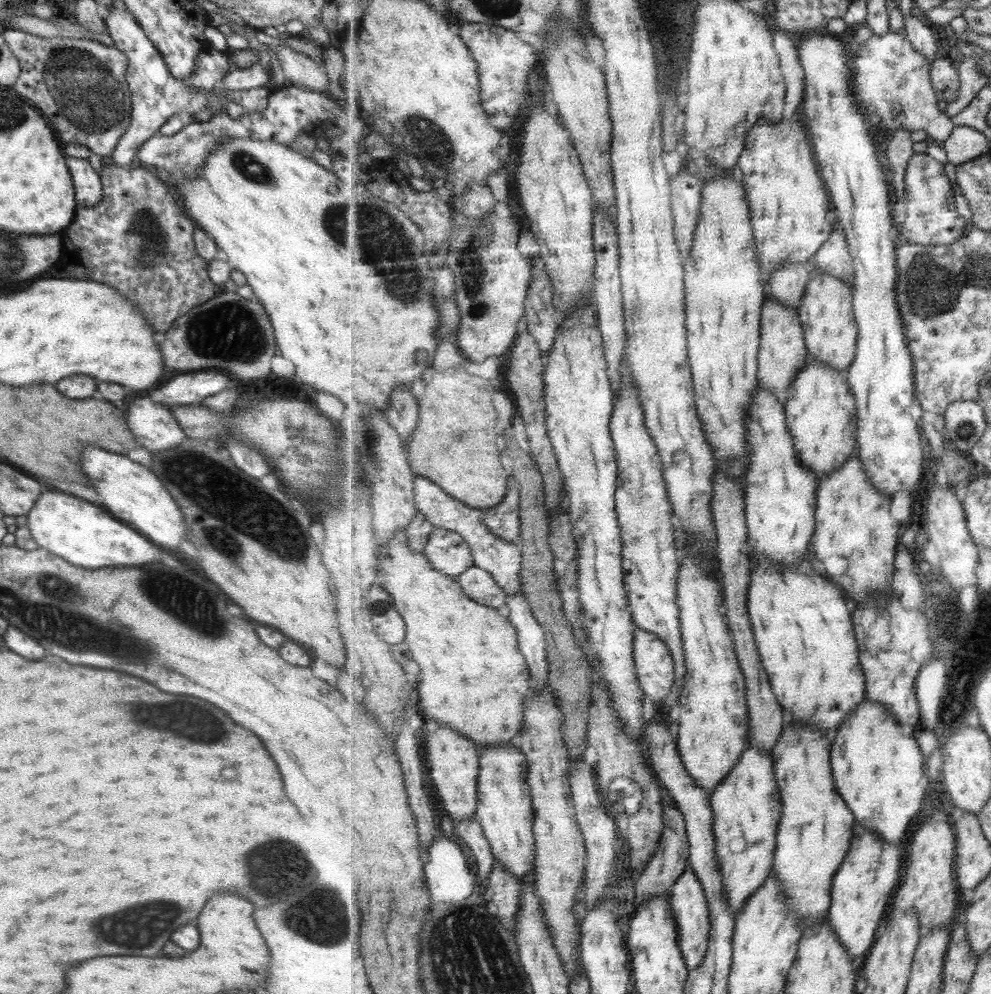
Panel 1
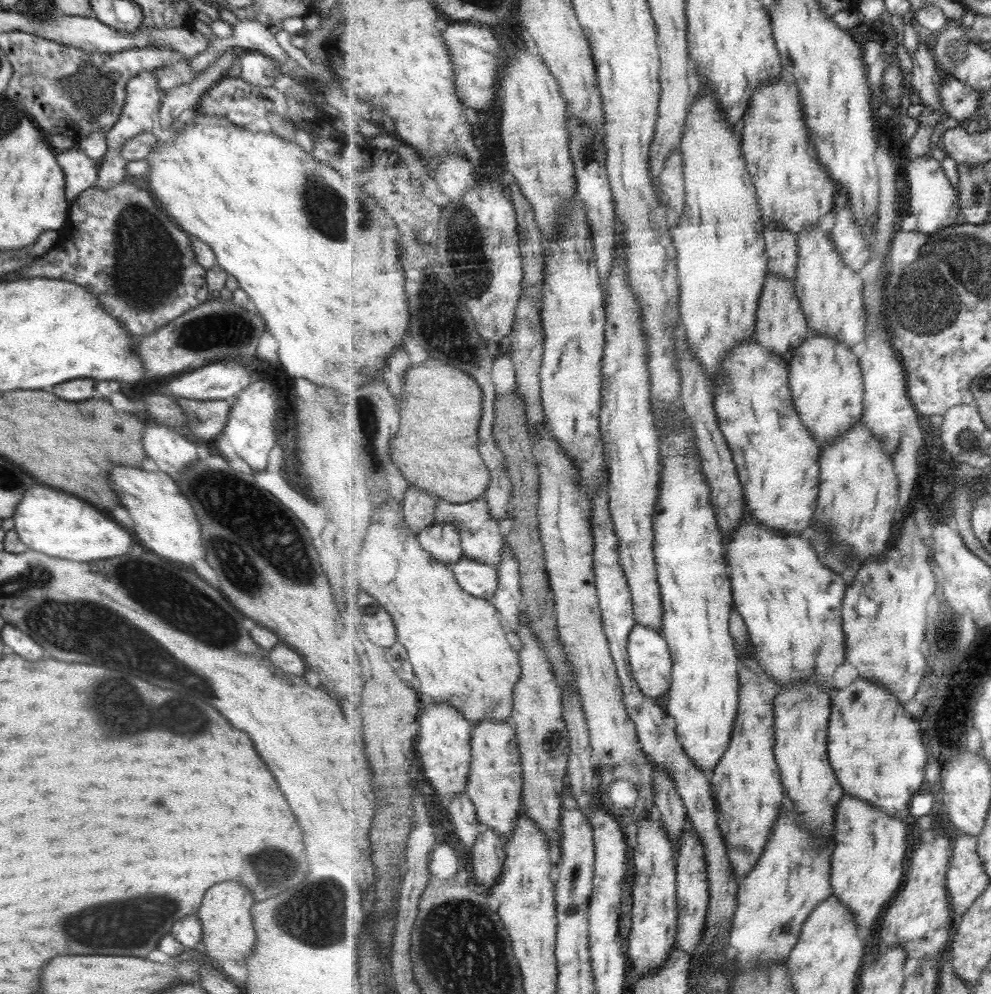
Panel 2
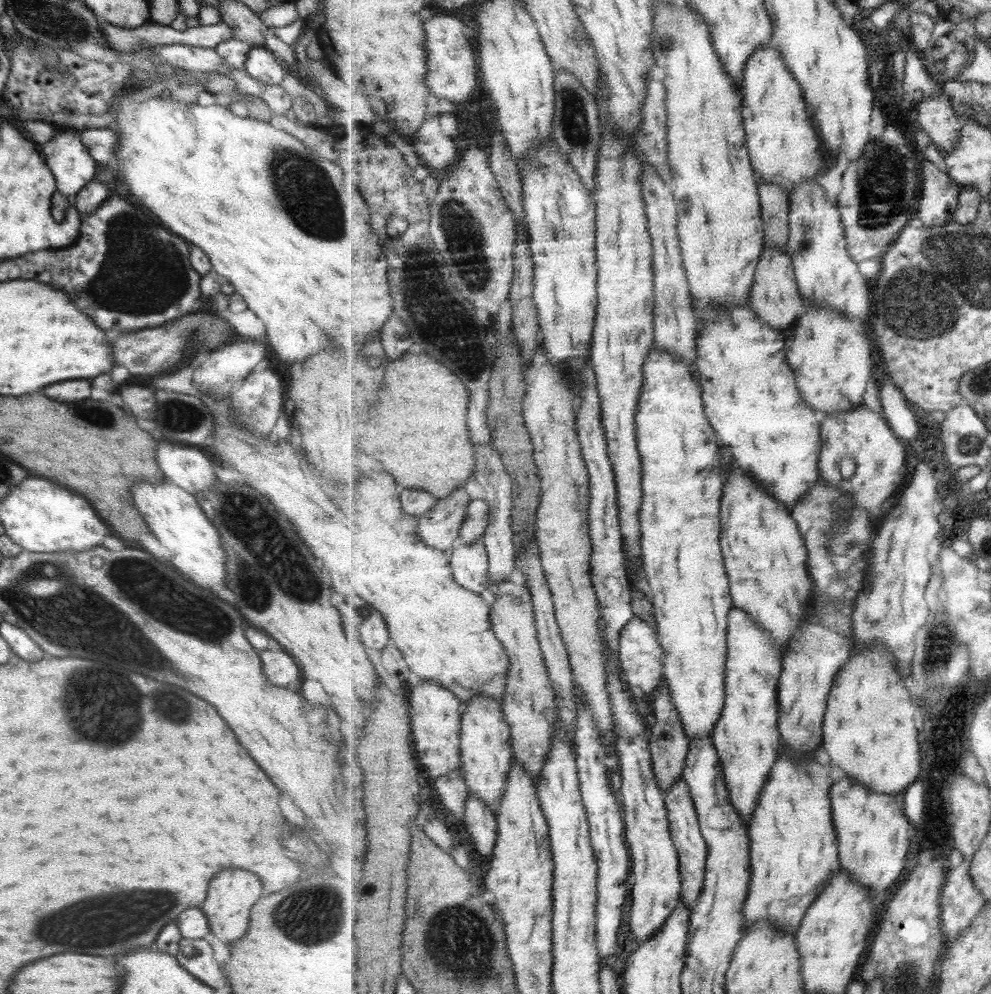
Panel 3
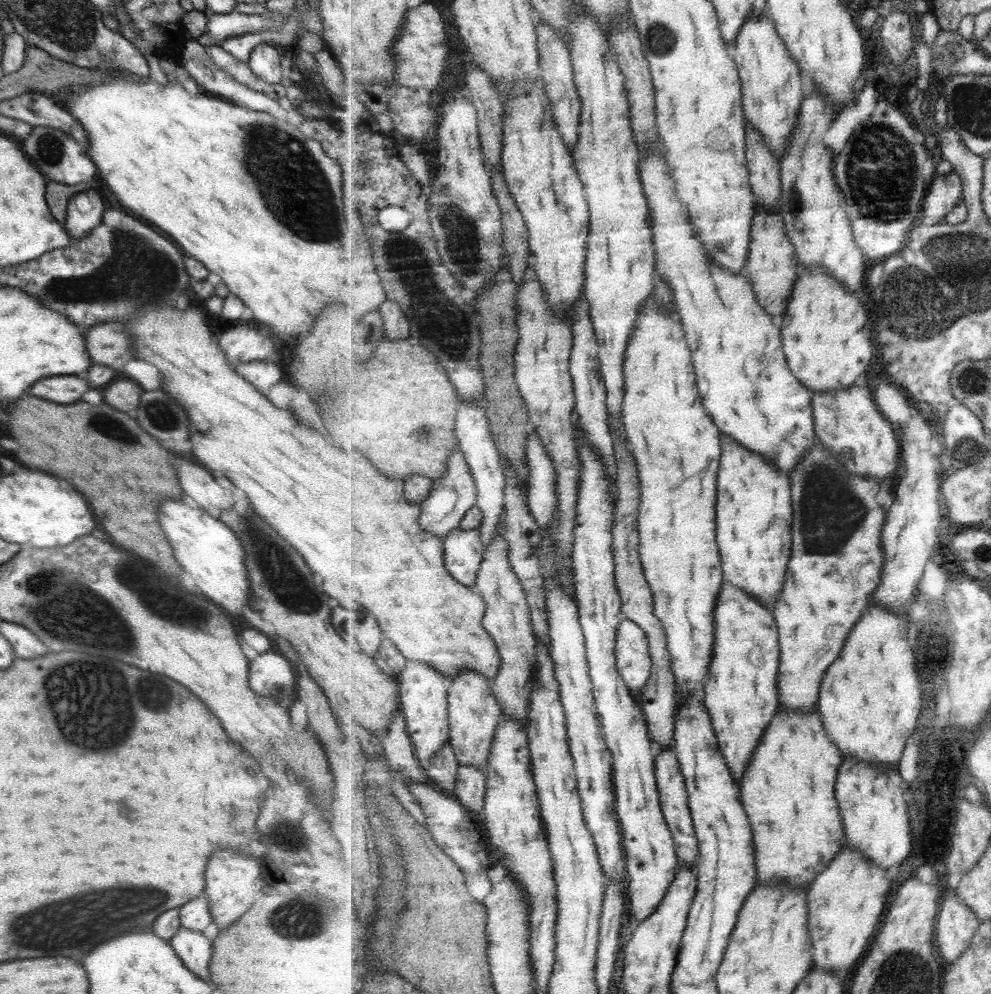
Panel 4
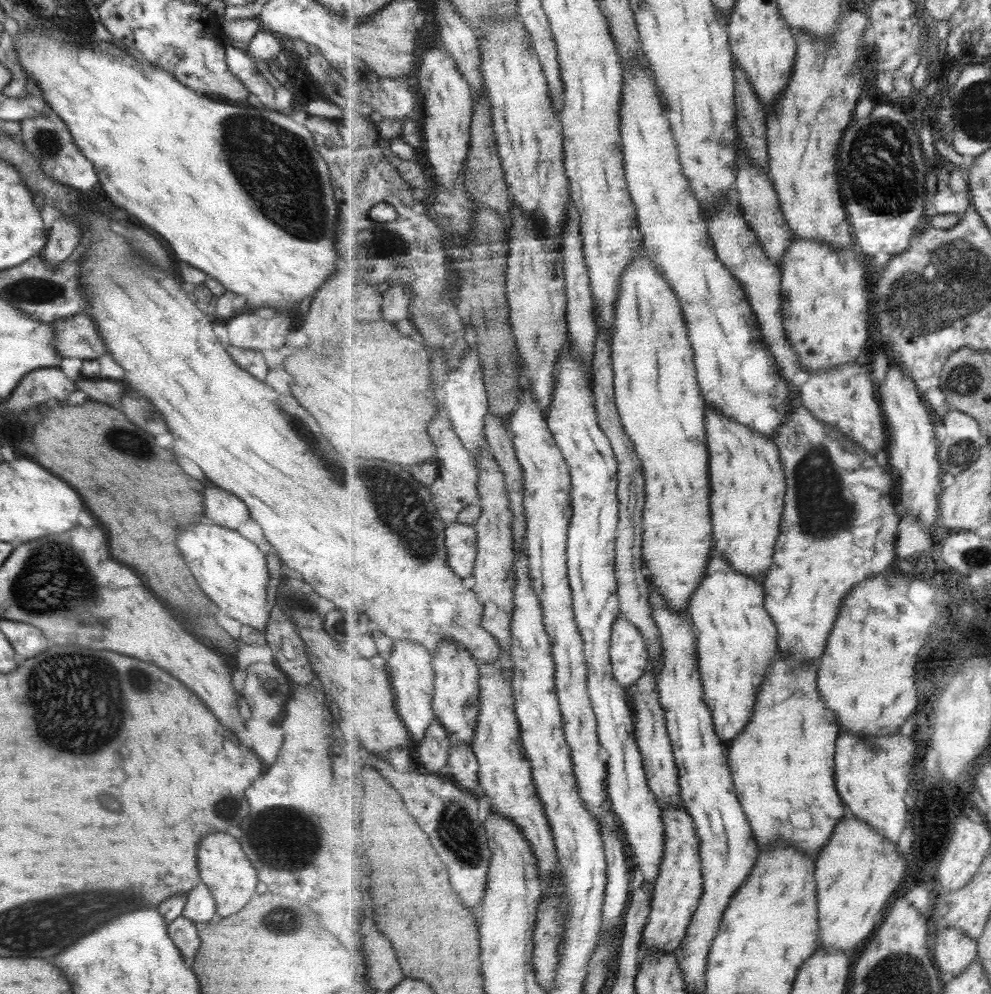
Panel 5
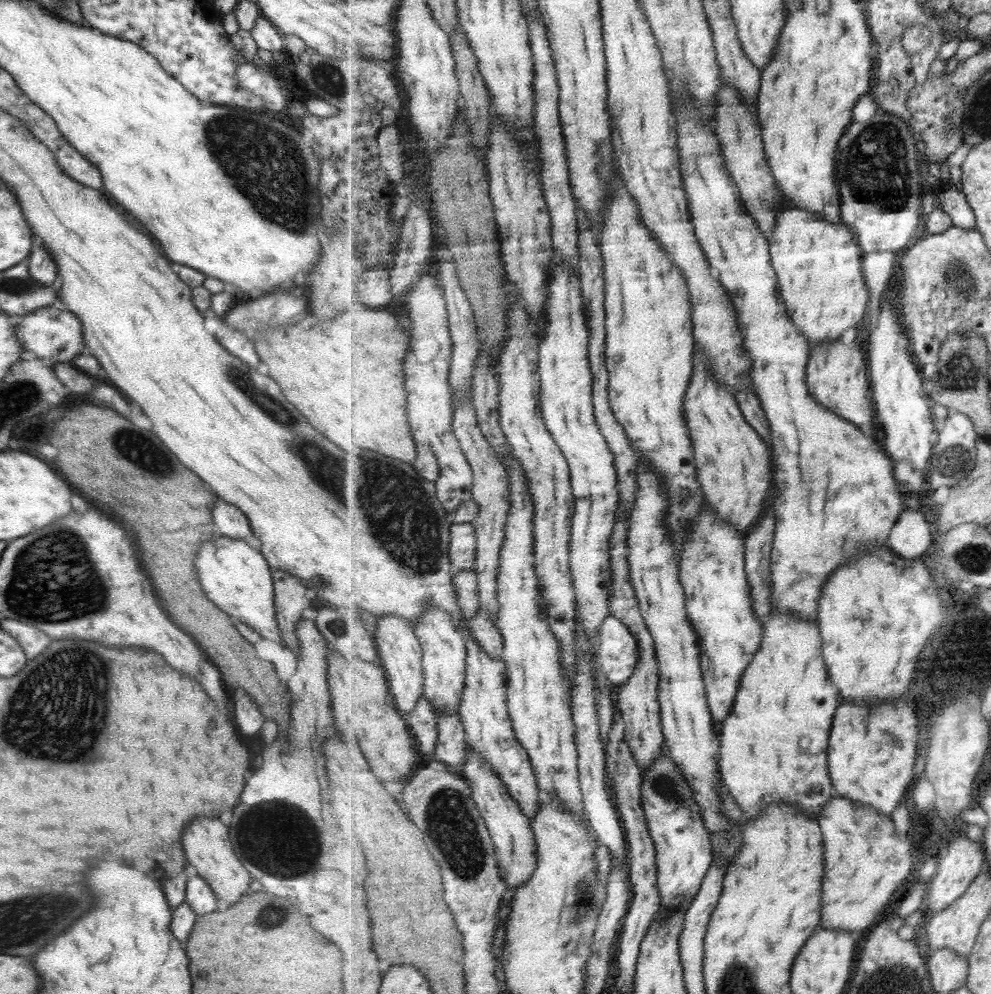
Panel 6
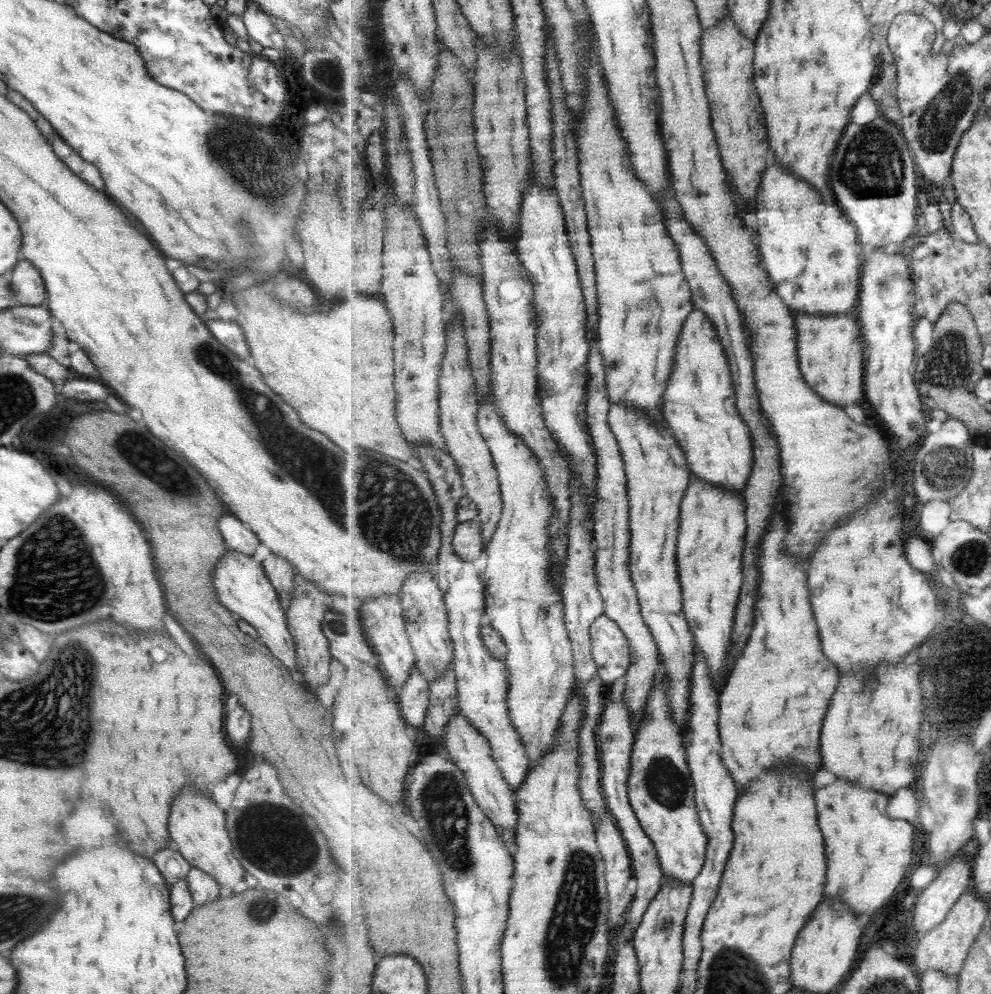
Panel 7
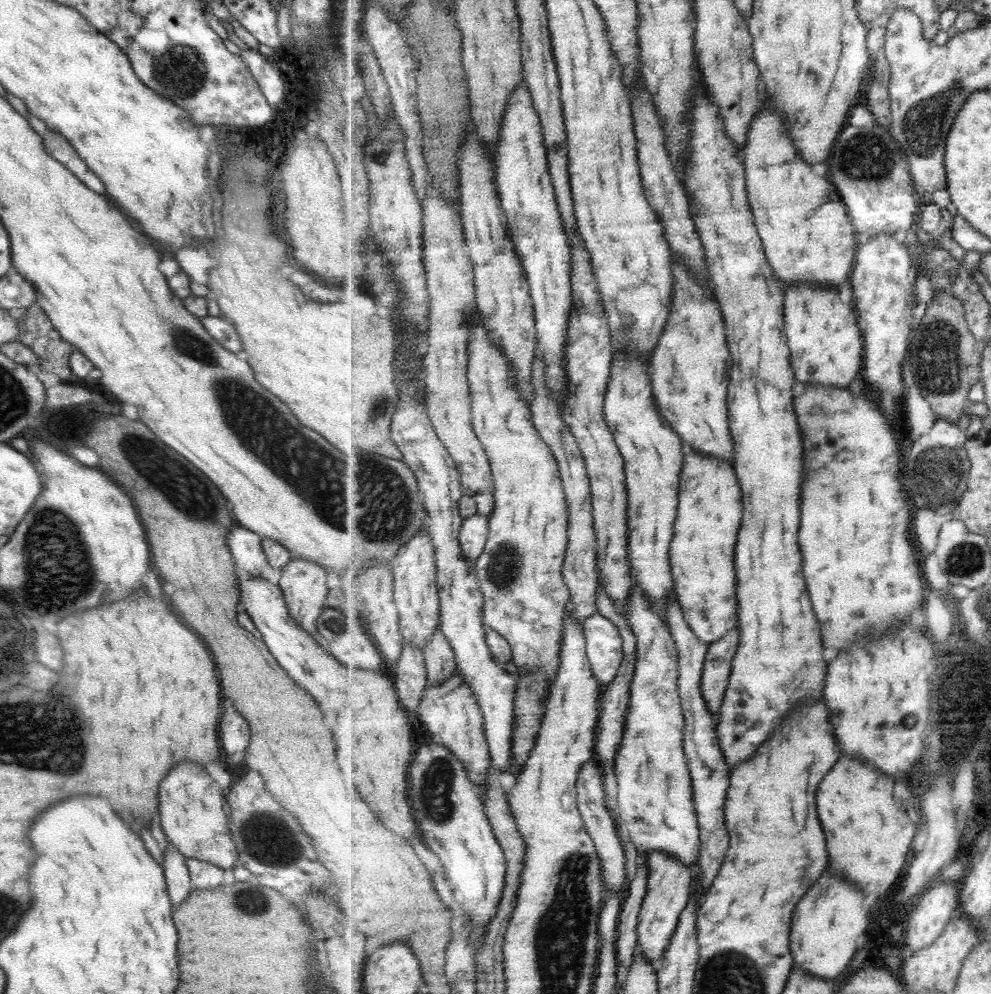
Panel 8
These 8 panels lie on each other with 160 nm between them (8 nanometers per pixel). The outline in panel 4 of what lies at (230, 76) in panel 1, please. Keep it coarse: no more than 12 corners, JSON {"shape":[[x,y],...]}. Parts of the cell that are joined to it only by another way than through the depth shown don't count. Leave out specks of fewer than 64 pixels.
{"shape":[[265,41],[249,53],[248,67],[266,83],[279,83],[280,54]]}

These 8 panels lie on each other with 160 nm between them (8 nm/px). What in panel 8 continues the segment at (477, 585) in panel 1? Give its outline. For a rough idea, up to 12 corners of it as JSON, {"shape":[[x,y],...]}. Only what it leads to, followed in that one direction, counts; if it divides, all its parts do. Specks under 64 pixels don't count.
{"shape":[[488,518],[464,519],[460,543],[464,557],[474,563],[488,541]]}

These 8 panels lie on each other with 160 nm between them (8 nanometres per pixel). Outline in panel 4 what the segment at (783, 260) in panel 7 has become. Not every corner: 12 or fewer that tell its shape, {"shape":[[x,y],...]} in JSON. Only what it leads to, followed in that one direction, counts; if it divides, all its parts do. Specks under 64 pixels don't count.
{"shape":[[801,270],[779,323],[811,391],[863,380],[866,296]]}

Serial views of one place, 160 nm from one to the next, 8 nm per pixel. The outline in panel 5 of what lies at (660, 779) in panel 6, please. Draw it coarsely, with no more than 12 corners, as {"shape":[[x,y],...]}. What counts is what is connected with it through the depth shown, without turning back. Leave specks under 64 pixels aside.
{"shape":[[662,807],[665,856],[642,948],[677,954],[704,895],[686,807]]}

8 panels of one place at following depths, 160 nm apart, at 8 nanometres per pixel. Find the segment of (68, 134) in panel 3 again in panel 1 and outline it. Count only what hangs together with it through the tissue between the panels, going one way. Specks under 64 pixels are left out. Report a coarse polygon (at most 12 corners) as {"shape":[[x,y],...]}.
{"shape":[[64,157],[77,207],[101,200],[99,175],[86,159]]}

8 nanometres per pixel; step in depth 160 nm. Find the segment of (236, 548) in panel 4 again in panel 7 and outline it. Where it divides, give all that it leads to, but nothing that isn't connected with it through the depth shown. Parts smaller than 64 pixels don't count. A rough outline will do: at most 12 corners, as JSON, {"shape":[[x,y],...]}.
{"shape":[[227,549],[218,601],[297,677],[294,638],[259,560]]}

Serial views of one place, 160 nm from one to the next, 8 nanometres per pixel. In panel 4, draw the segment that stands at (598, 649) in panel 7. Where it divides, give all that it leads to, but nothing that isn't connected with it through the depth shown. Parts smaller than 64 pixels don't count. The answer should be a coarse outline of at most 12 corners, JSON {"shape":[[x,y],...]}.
{"shape":[[623,617],[616,638],[620,675],[633,692],[649,684],[648,635]]}

